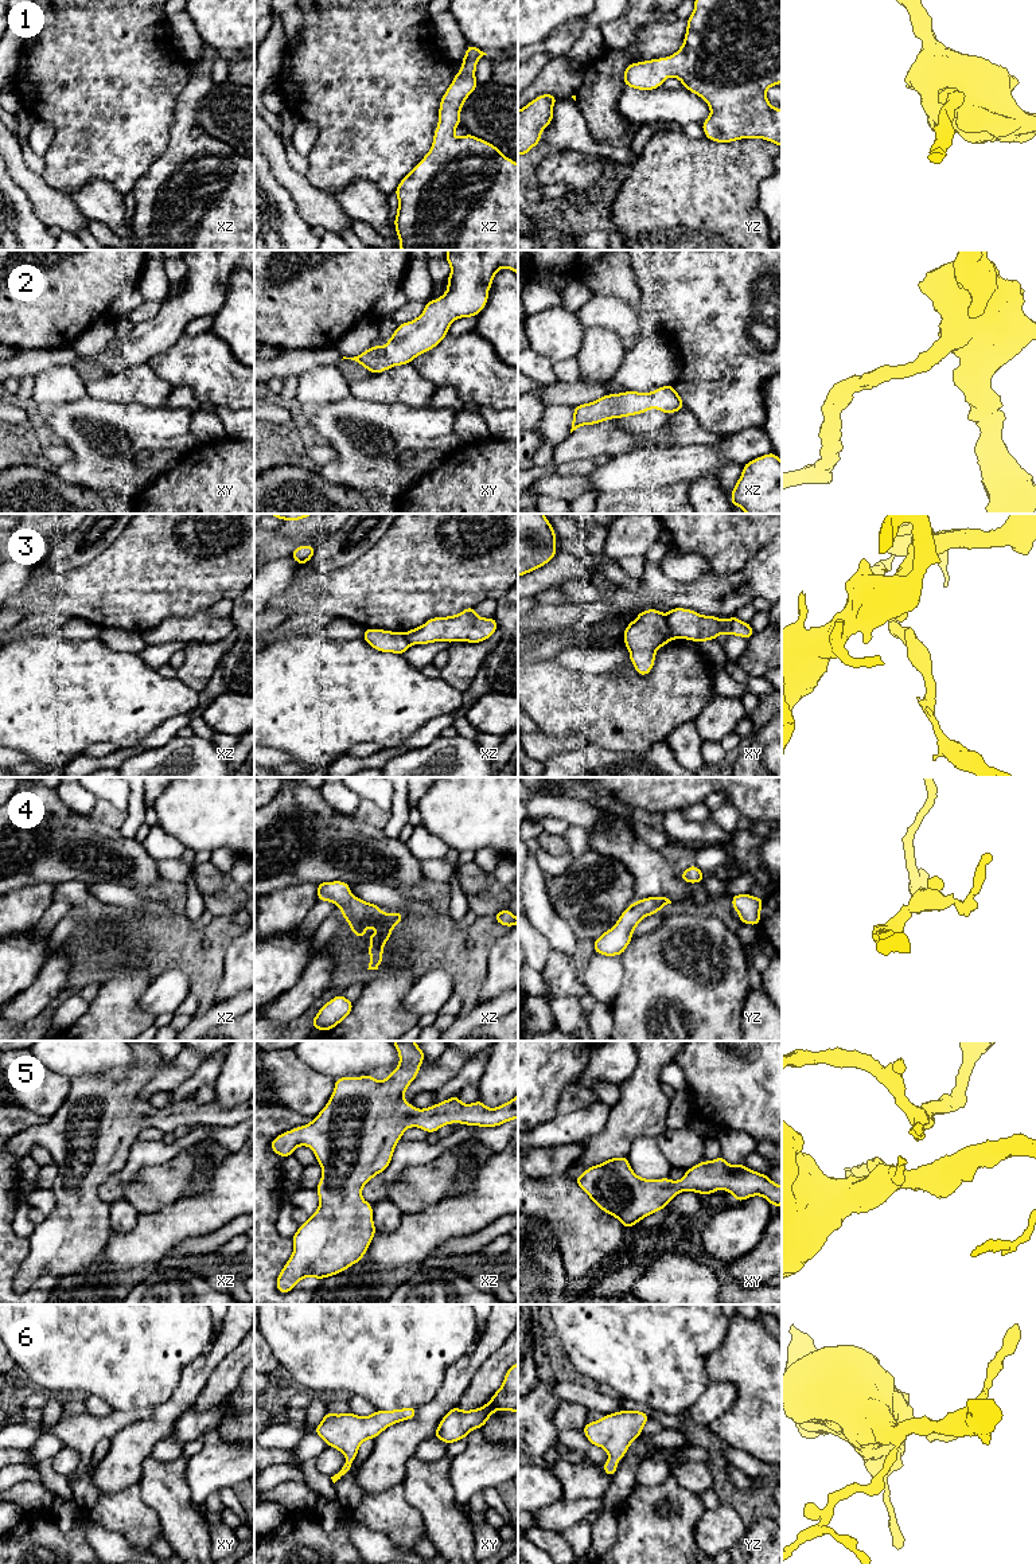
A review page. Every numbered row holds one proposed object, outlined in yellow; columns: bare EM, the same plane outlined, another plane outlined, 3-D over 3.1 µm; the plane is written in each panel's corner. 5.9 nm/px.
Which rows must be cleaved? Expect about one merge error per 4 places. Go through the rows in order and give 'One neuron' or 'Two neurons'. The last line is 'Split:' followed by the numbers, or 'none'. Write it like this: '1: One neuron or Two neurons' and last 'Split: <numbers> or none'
1: One neuron
2: One neuron
3: Two neurons
4: One neuron
5: One neuron
6: One neuron
Split: 3

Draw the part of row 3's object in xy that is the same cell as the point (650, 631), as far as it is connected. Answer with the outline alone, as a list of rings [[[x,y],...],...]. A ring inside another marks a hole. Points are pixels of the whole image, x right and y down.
[[[647,609],[626,627],[623,639],[630,651],[630,662],[644,676],[654,667],[655,652],[674,637],[666,615],[658,609]]]

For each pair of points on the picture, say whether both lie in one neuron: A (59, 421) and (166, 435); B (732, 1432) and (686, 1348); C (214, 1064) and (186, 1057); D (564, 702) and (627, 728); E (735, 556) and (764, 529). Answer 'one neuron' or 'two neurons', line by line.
A: one neuron
B: two neurons
C: two neurons
D: one neuron
E: one neuron

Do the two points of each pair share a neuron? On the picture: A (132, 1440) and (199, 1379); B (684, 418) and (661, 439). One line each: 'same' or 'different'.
A: same
B: different

